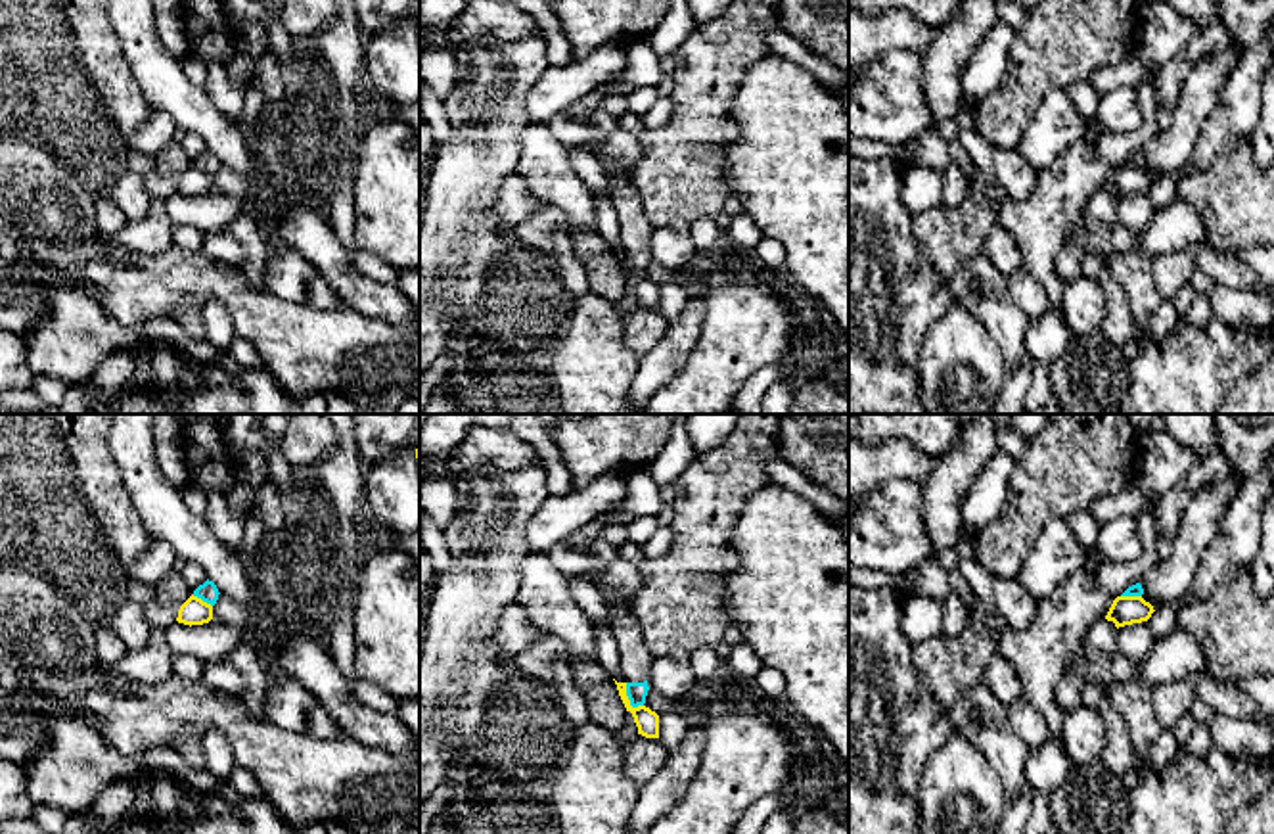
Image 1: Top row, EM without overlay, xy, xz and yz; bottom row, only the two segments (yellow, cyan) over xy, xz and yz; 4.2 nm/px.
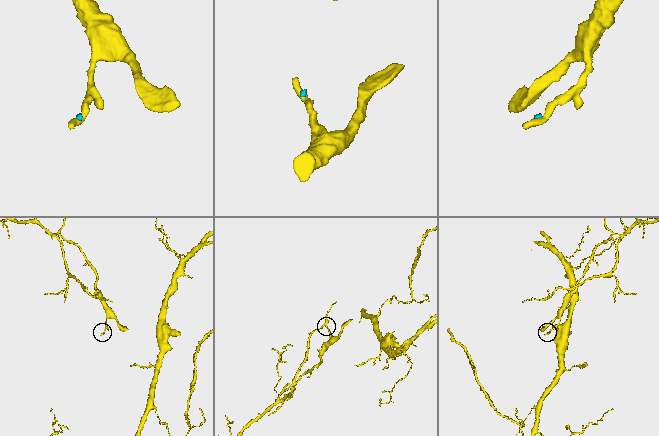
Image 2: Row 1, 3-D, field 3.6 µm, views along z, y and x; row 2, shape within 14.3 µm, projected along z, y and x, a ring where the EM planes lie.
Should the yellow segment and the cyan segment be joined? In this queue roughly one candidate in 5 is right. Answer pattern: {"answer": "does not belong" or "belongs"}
{"answer": "does not belong"}

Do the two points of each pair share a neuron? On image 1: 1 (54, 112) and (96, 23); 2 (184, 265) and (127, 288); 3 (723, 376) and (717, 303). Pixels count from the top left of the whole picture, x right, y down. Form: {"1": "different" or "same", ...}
{"1": "same", "2": "same", "3": "same"}

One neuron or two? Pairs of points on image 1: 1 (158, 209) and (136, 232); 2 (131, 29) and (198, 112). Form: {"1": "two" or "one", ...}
{"1": "one", "2": "one"}

